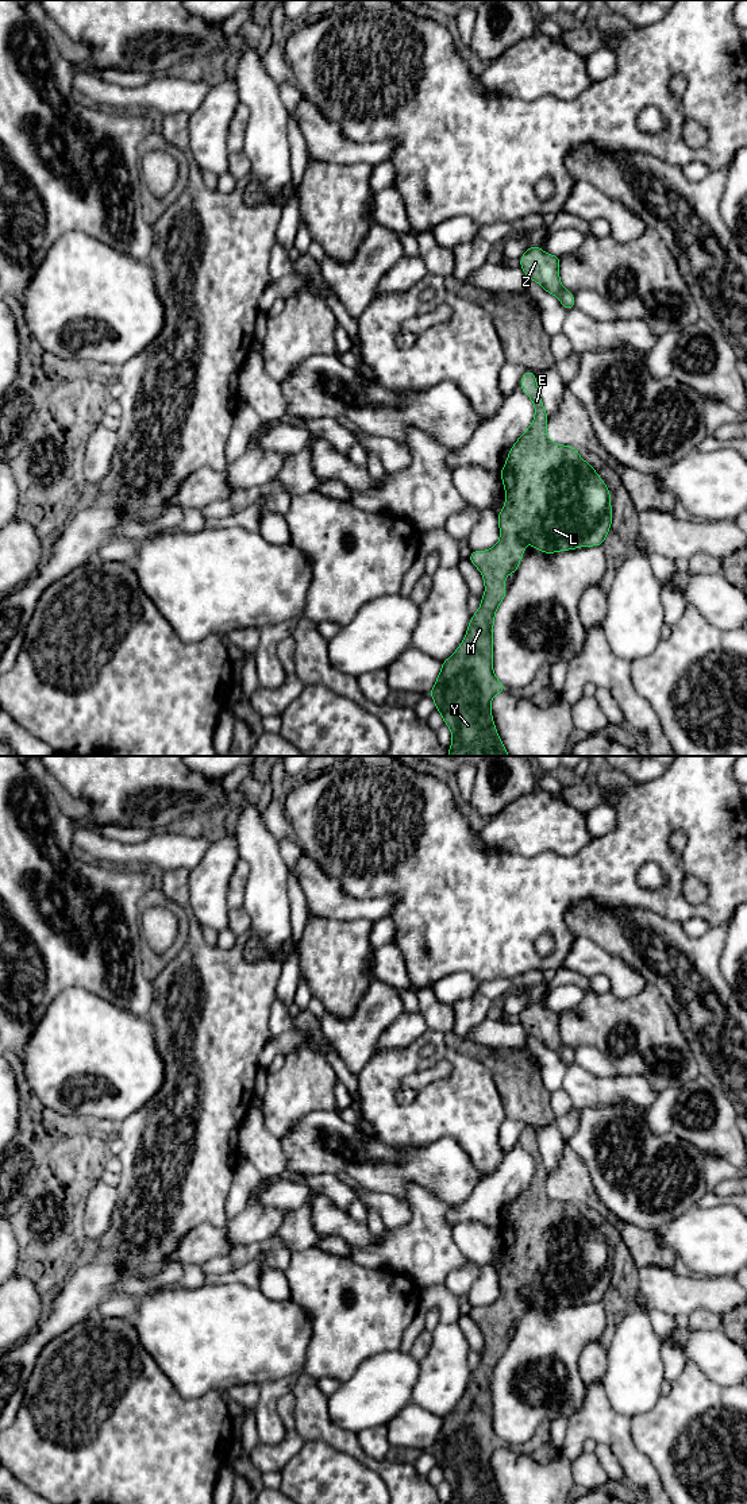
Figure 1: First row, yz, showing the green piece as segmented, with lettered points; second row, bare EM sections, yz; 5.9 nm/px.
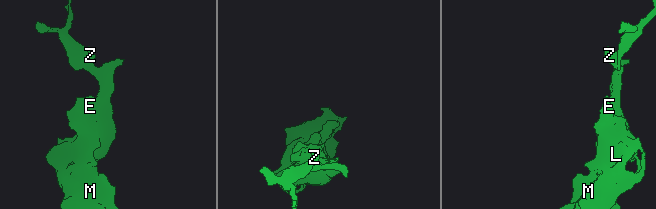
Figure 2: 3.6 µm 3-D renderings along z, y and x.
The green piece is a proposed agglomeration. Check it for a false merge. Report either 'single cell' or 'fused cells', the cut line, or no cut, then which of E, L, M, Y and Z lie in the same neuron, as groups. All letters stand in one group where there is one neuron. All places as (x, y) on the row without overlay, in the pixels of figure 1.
single cell; cut none; groups E L M Y Z

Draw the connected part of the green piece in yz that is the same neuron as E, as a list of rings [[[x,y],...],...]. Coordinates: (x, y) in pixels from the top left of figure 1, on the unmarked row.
[[[527,1126],[521,1133],[520,1142],[532,1156],[535,1173],[530,1184],[517,1195],[511,1204],[507,1219],[500,1227],[505,1243],[505,1261],[498,1270],[500,1296],[488,1307],[471,1307],[469,1318],[482,1330],[485,1350],[480,1365],[471,1373],[466,1392],[457,1407],[442,1419],[440,1430],[430,1449],[436,1466],[442,1470],[444,1480],[450,1484],[453,1499],[450,1504],[505,1504],[493,1478],[490,1459],[496,1450],[503,1449],[505,1442],[493,1428],[493,1380],[494,1370],[501,1357],[505,1354],[505,1333],[516,1328],[523,1314],[525,1300],[534,1304],[554,1310],[579,1303],[601,1301],[612,1280],[611,1250],[594,1225],[585,1218],[577,1204],[551,1199],[547,1191],[547,1169],[540,1156],[536,1133]]]

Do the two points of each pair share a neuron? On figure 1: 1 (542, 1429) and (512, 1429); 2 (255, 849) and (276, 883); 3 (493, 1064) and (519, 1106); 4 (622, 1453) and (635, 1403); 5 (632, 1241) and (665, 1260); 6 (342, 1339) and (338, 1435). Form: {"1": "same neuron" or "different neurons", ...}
{"1": "different neurons", "2": "same neuron", "3": "same neuron", "4": "different neurons", "5": "same neuron", "6": "different neurons"}

